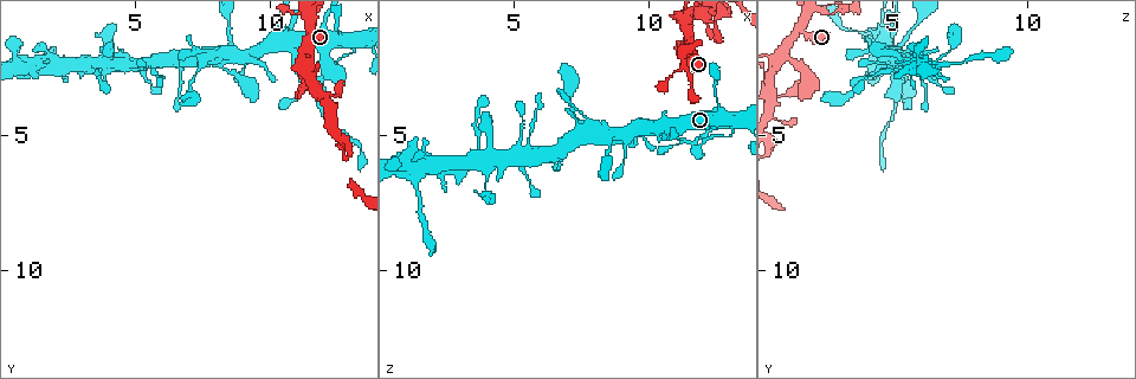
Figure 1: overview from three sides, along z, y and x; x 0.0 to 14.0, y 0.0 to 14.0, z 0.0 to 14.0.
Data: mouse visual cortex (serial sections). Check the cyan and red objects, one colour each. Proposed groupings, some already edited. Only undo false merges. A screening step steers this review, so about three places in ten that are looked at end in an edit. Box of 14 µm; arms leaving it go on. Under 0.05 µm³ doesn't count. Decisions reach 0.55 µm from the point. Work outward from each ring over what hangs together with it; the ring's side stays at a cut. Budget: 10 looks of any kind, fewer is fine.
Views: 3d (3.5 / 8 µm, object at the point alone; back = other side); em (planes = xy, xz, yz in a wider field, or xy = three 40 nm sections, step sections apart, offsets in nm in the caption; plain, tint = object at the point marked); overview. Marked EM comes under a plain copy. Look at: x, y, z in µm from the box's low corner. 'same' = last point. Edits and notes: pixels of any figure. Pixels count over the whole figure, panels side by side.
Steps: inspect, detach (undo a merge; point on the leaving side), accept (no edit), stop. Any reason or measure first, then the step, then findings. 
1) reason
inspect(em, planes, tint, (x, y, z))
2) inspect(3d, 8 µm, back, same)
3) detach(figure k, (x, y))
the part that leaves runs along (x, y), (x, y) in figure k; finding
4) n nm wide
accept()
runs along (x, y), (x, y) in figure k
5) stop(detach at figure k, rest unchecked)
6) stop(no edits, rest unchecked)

three arms meet
inspect(3d, 3.5 µm, (11.6, 1.2, 1.4))

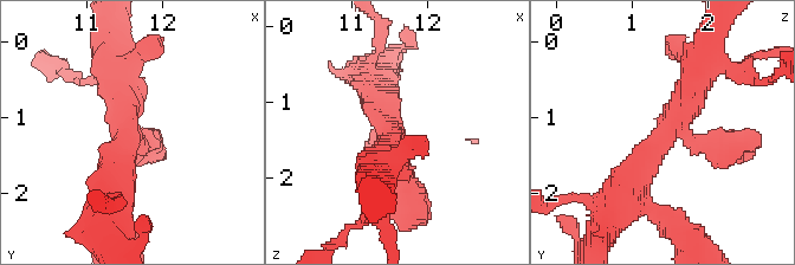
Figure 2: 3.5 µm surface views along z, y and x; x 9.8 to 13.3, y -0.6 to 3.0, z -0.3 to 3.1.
3 arms; arms of 350, 400, 450 nm; shape alone is not enough
inspect(em, xy, step 1, tint, (11.55, 1.30, 1.45))

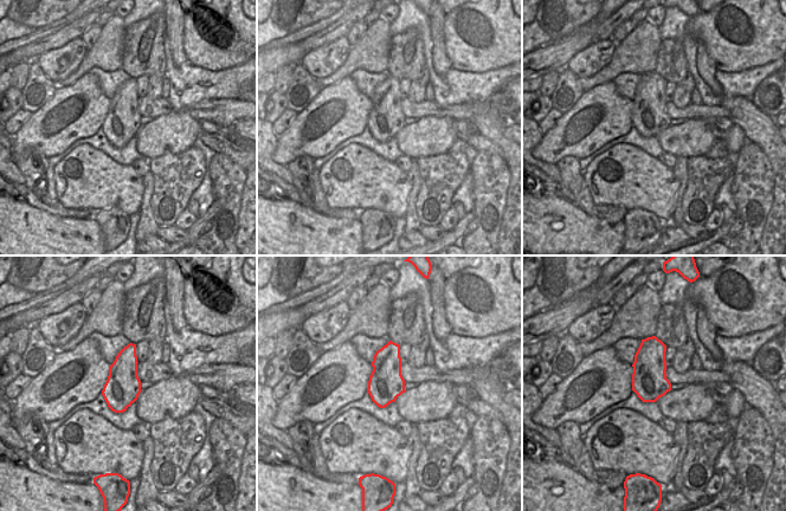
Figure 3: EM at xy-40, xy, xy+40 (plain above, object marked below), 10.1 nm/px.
accept()
runs along (730, 144), (670, 130), (625, 202) in figure 2; continuous, no second cell

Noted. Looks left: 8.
four-way junction
inspect(3d, 3.5 µm, (10.8, 1.8, 4.7))

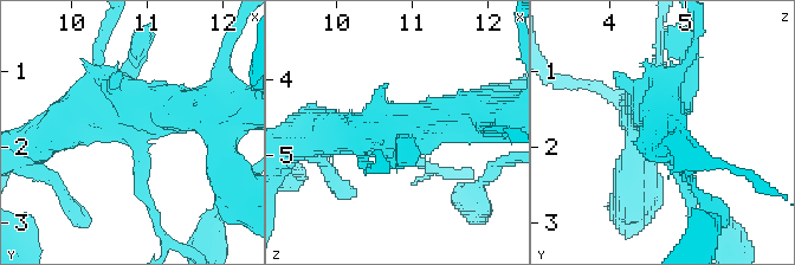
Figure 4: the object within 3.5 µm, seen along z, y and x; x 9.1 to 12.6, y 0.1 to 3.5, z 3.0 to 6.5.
shape alone is not enough
inspect(em, xy, step 2, tint, same)

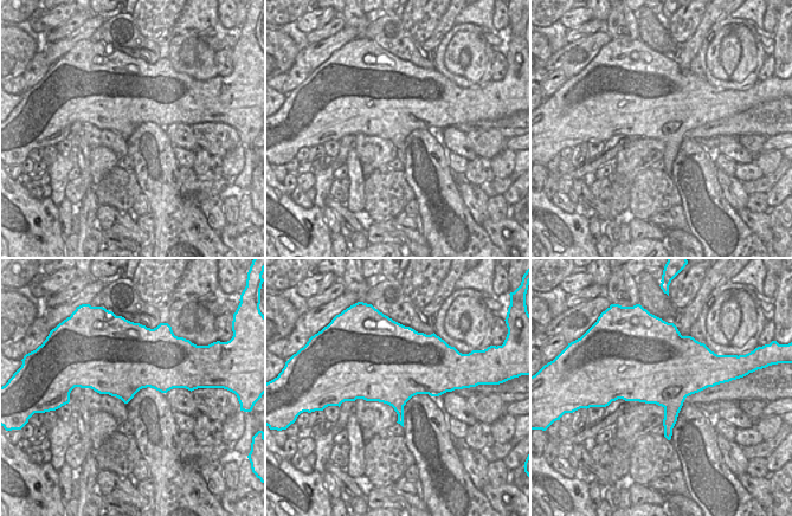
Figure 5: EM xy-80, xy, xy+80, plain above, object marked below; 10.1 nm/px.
cut it another way
inspect(em, xy, step 1, tint, same)

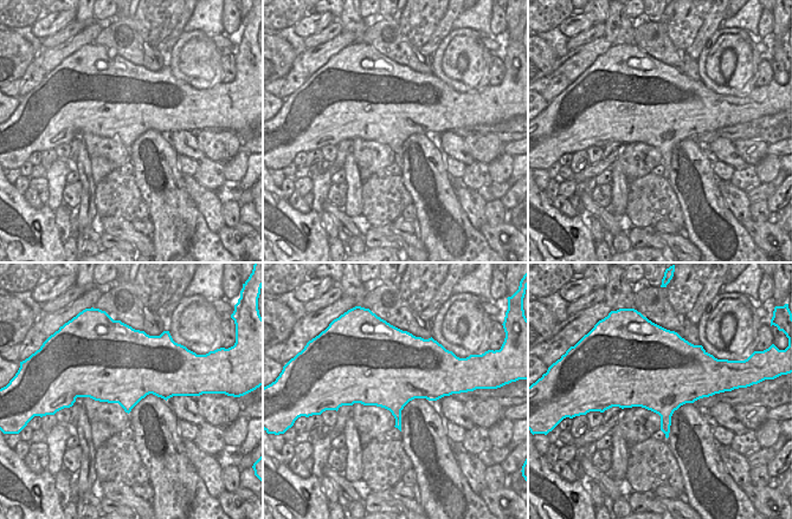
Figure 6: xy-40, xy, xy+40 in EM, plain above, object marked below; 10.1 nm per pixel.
detach(figure 4, (137, 186))
the part that leaves runs along (141, 143), (141, 191), (155, 226), (174, 241) in figure 4; a second cell is stuck on

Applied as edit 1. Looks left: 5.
redraw
inspect(overview)

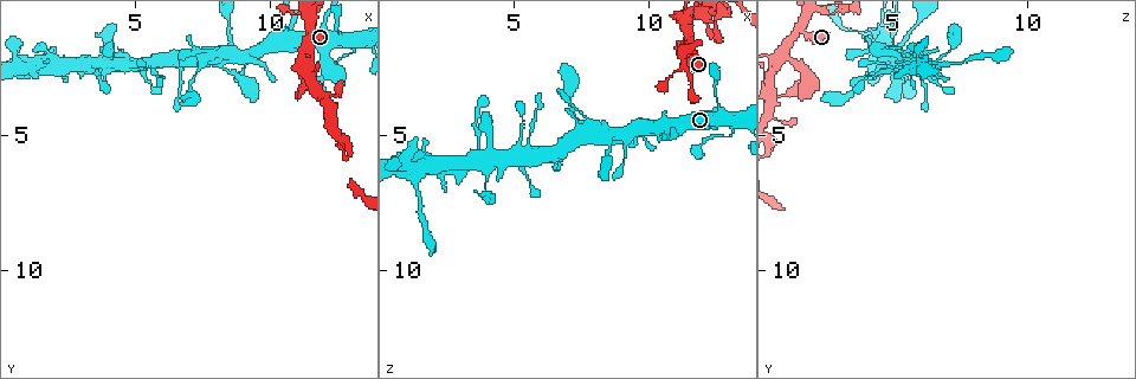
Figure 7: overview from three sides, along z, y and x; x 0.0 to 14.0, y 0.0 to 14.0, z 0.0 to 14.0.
inspect(3d, 3.5 µm, (11.4, 2.9, 1.8))

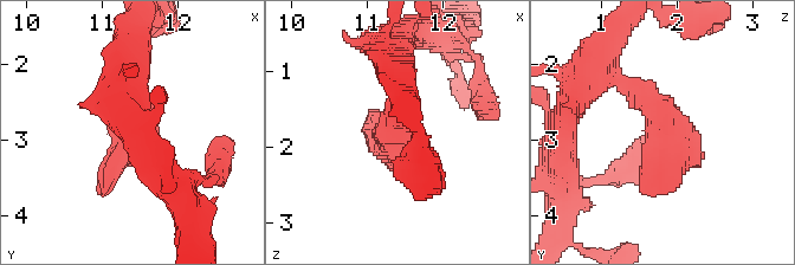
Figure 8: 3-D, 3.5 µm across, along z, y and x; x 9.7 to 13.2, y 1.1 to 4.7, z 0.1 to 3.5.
shape alone is not enough
inspect(em, xy, step 3, tint, (11.35, 3.00, 1.85))

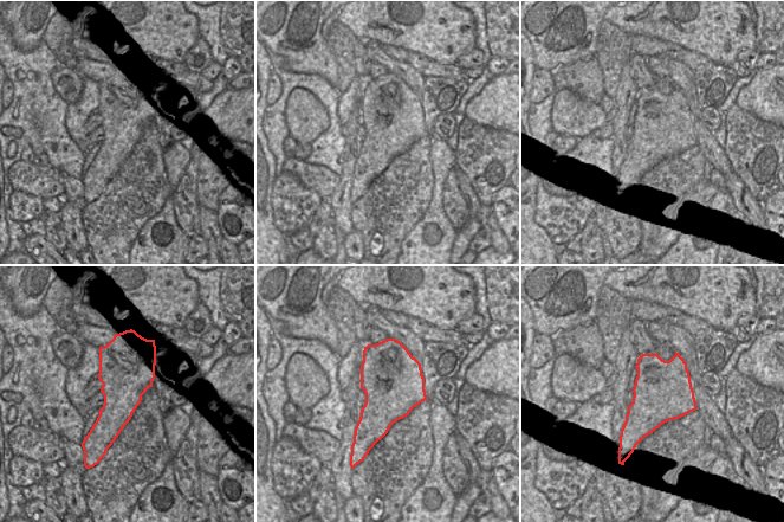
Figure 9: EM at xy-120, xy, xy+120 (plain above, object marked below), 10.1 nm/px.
accept()
runs along (136, 82), (128, 143), (103, 194) in figure 8; one cell here

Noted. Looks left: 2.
thin arm on a thick one
inspect(3d, 3.5 µm, (7.8, 2.0, 5.0))

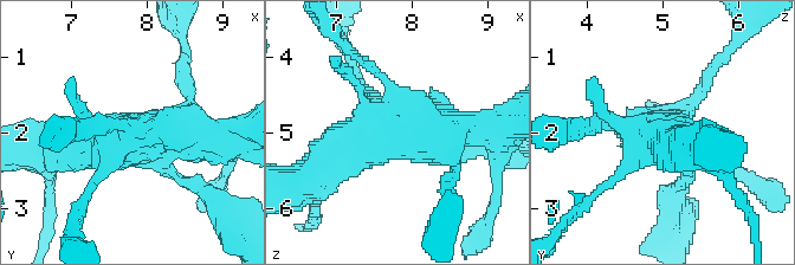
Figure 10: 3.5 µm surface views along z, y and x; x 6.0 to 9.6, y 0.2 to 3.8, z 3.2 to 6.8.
inspect(em, xy, step 5, tint, (7.80, 2.05, 5.05))

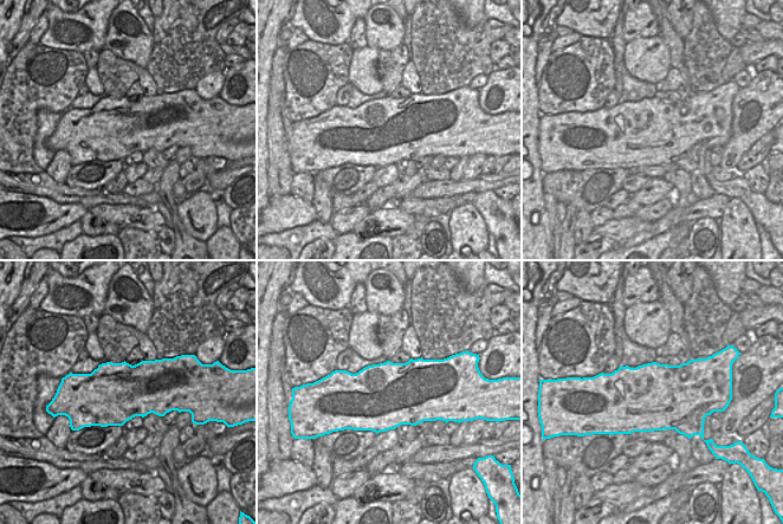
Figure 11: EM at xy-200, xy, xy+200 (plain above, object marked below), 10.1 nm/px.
accept()
runs along (495, 134), (382, 136), (342, 149) in figure 10; one cell here

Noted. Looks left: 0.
stop(detach at figure 4, rest unchecked)

